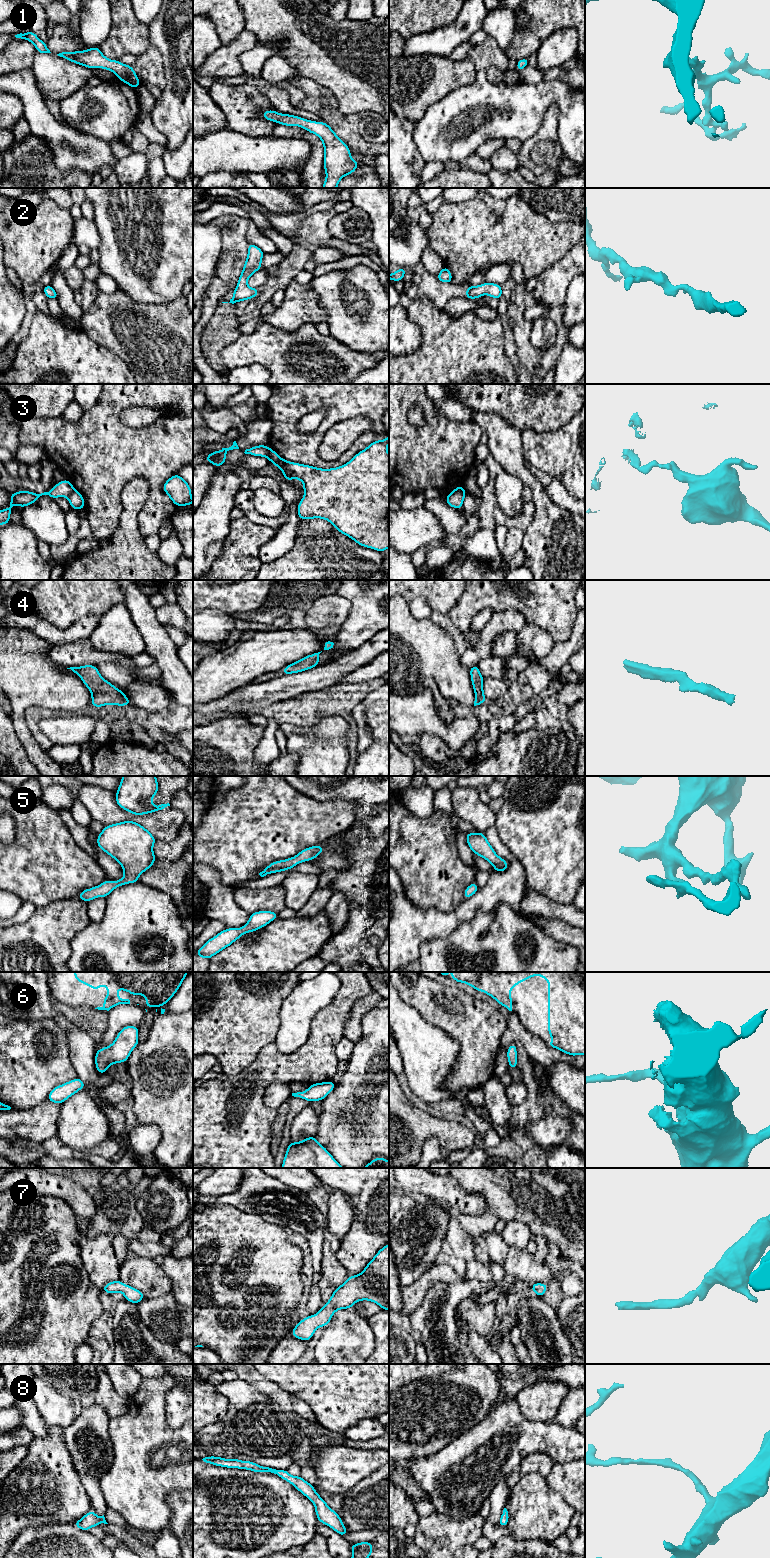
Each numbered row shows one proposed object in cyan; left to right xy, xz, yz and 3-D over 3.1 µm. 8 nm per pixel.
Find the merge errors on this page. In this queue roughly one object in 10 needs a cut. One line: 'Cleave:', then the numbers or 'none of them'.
Cleave: 3

